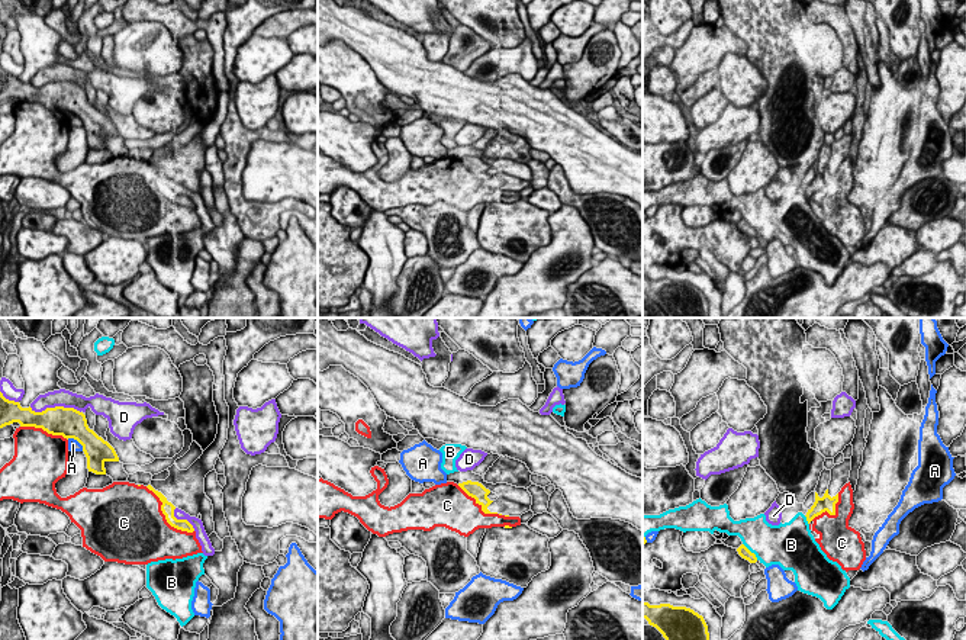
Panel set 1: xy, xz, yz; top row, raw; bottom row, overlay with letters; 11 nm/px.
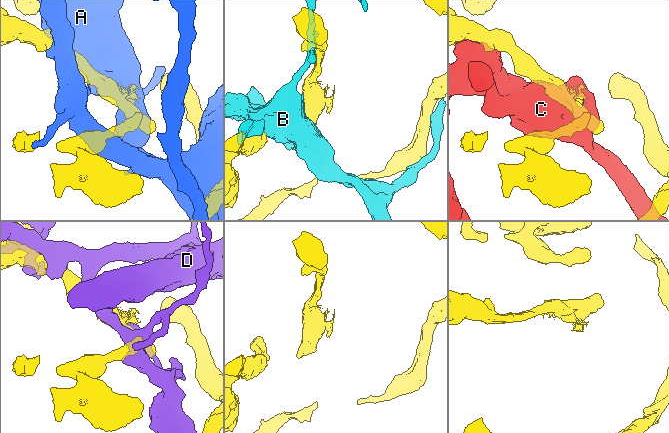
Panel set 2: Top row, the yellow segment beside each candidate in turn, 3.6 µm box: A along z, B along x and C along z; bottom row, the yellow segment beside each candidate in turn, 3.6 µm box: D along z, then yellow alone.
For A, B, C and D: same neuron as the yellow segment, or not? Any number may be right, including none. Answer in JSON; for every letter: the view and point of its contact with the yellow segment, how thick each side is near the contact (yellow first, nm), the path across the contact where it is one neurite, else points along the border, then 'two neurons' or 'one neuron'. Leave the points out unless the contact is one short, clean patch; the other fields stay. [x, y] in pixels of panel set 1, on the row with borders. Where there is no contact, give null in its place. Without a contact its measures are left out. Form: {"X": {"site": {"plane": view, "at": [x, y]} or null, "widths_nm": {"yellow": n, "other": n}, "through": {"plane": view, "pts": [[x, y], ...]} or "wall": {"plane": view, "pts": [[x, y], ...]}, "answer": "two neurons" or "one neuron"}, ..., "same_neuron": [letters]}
{"A": {"site": {"plane": "xy", "at": [77, 440]}, "widths_nm": {"yellow": 320, "other": 130}, "answer": "two neurons"}, "B": {"site": {"plane": "yz", "at": [750, 552]}, "widths_nm": {"yellow": 120, "other": 420}, "answer": "two neurons"}, "C": {"site": {"plane": "xy", "at": [166, 517]}, "widths_nm": {"yellow": 140, "other": 480}, "answer": "two neurons"}, "D": {"site": {"plane": "xy", "at": [55, 407]}, "widths_nm": {"yellow": 320, "other": 190}, "answer": "two neurons"}, "same_neuron": []}

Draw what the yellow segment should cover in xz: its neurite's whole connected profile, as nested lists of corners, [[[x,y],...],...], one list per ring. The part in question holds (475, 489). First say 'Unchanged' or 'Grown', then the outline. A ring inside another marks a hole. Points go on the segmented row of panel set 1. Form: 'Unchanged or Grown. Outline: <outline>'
Unchanged. Outline: [[[467,480],[467,482],[463,482],[463,483],[458,483],[458,486],[471,498],[476,499],[476,504],[479,504],[482,506],[482,511],[484,514],[498,514],[498,512],[490,512],[487,509],[487,506],[493,502],[487,498],[487,495],[490,493],[489,489],[486,489],[482,483],[479,482],[471,482],[471,480]]]

